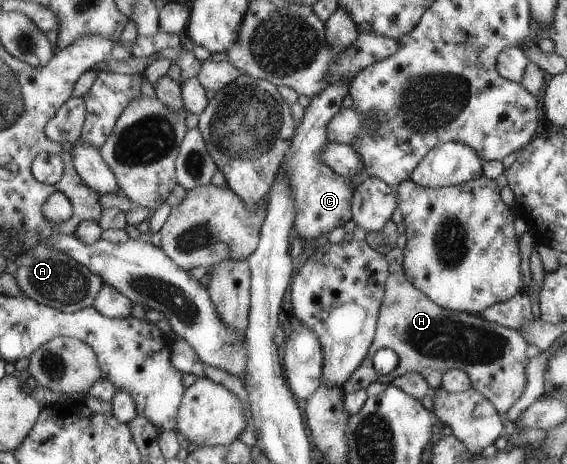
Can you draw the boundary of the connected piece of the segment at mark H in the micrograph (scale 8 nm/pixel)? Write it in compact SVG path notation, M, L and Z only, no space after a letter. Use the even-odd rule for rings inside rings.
M397 247L385 255L389 265L384 295L382 297L376 328L361 363L342 383L343 393L365 389L366 385L378 381L388 385L393 378L407 372L420 373L424 378L427 371L441 373L455 368L464 371L475 391L486 397L498 413L506 412L521 395L525 380L525 365L532 350L517 330L488 322L478 314L453 311L438 306L412 282L407 281L404 269L404 253ZM385 348L395 352L397 365L386 374L379 375L371 367L375 351Z

